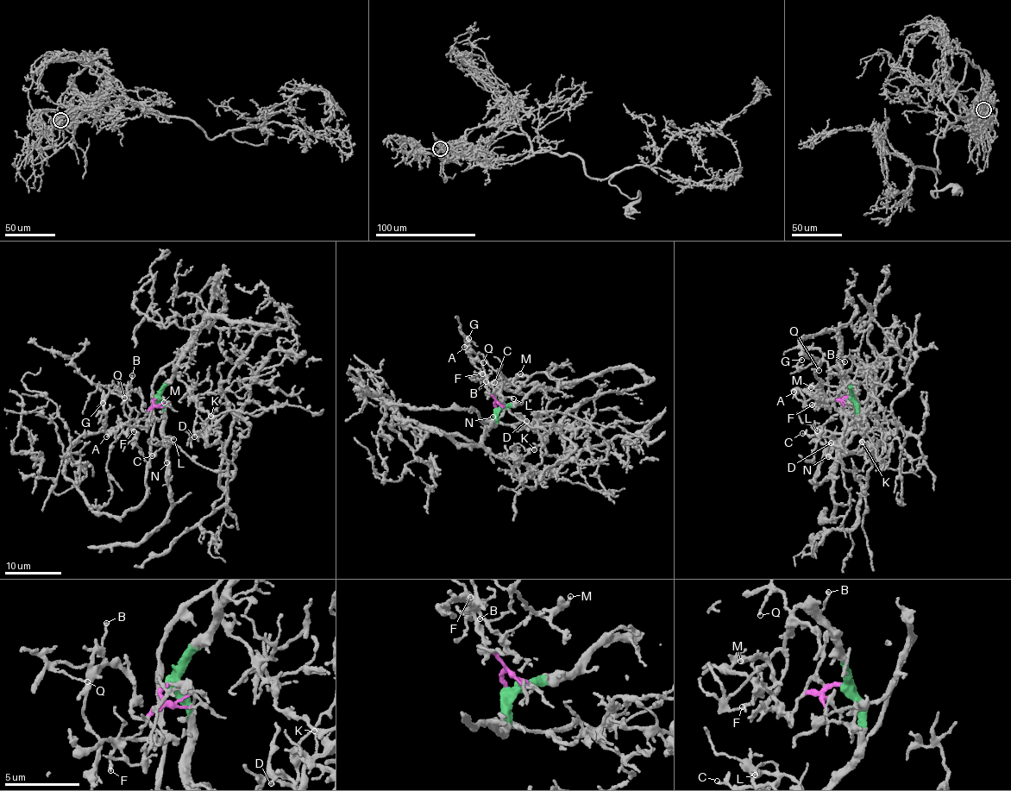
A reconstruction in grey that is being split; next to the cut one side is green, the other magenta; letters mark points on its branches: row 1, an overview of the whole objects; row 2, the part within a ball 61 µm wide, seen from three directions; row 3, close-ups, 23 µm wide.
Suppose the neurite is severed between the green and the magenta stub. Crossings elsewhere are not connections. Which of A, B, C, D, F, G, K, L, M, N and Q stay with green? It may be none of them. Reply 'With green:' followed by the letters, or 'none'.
With green: C, D, K, L, N

